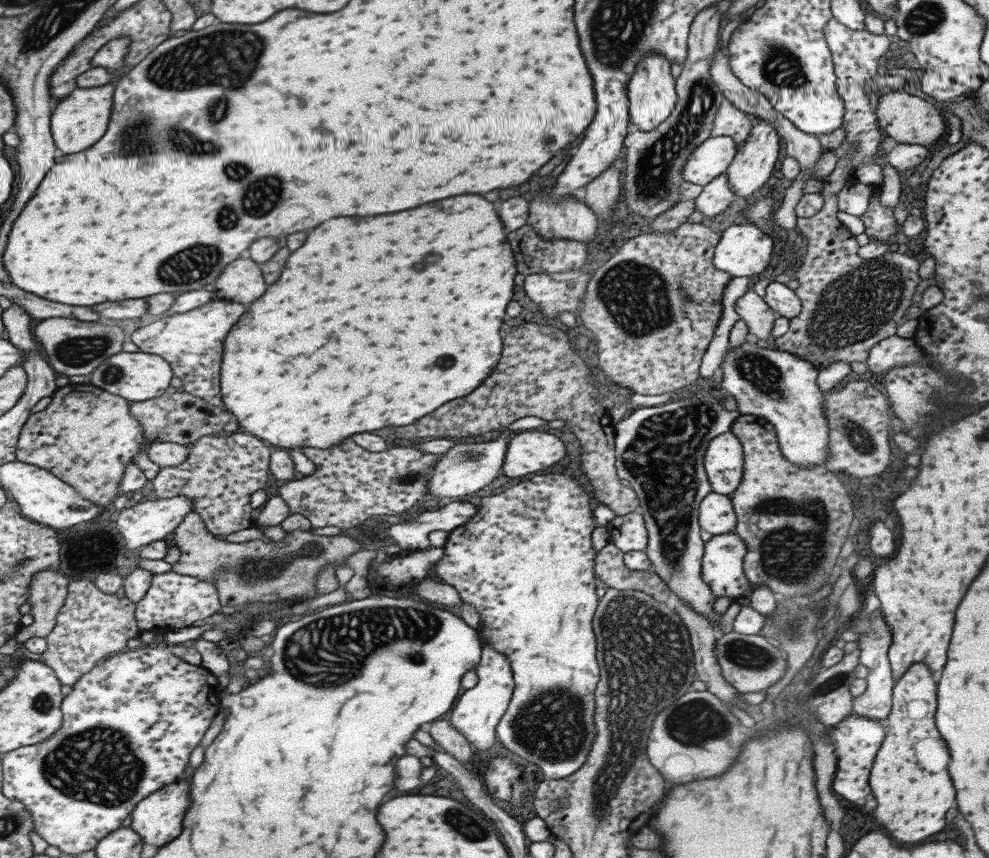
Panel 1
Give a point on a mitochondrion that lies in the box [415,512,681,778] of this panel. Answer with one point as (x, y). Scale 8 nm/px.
(552, 725)

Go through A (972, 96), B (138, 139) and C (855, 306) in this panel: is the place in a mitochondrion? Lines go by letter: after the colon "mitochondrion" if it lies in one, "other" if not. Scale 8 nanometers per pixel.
A: other
B: mitochondrion
C: mitochondrion

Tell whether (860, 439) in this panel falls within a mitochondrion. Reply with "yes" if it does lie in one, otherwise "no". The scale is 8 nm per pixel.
yes

